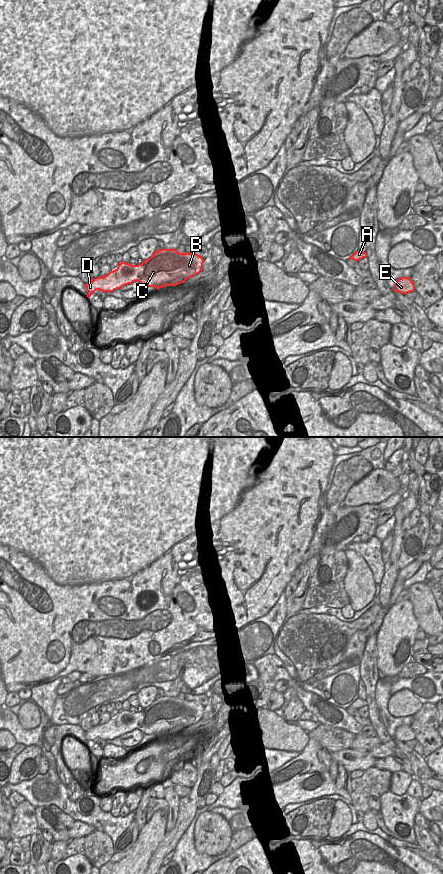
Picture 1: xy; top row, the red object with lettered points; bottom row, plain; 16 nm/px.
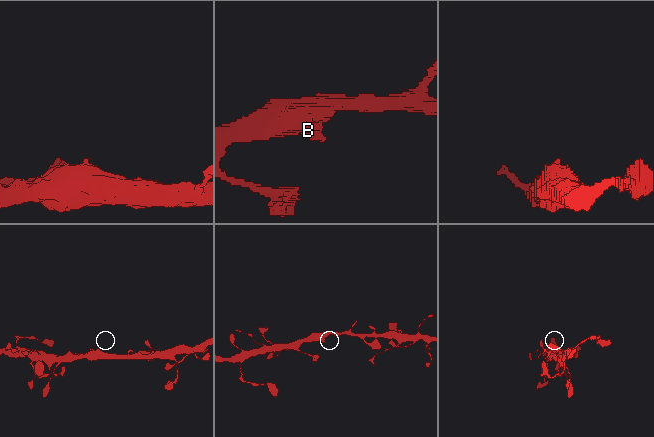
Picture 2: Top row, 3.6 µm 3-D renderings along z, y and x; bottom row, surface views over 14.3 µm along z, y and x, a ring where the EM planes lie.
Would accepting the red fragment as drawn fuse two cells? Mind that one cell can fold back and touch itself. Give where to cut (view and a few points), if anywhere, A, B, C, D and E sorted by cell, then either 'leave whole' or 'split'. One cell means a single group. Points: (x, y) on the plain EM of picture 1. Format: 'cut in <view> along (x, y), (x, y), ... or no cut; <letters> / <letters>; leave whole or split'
no cut; A B C D E; leave whole

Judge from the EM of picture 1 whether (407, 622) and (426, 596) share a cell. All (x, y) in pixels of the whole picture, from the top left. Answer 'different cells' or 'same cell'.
different cells

